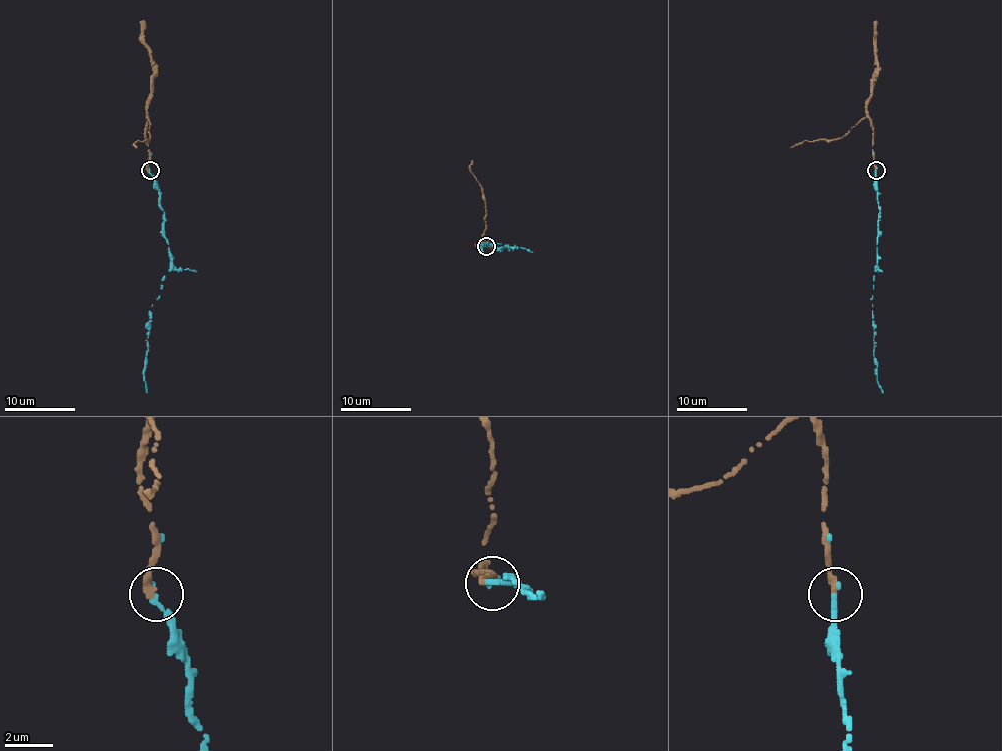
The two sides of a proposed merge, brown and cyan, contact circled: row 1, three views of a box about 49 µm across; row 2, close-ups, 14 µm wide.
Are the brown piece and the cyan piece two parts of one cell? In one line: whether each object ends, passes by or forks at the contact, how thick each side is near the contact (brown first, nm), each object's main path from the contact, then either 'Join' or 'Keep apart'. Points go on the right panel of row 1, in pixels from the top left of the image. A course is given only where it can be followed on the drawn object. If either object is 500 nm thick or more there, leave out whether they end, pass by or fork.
At the ring brown ends. At the ring cyan ends. Thickness 360 nm (brown) against 280 nm. Course of brown: (876, 170), (873, 158), (873, 126), (867, 114), (874, 69), (876, 20). Course of cyan: (876, 170), (880, 212), (873, 311), (876, 381), (883, 392). Join

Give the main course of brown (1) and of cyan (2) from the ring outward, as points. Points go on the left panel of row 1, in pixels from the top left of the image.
1: (148, 170), (145, 126), (153, 69), (150, 48), (143, 39), (141, 20)
2: (150, 170), (164, 212), (164, 237), (171, 269), (150, 311), (146, 392)

